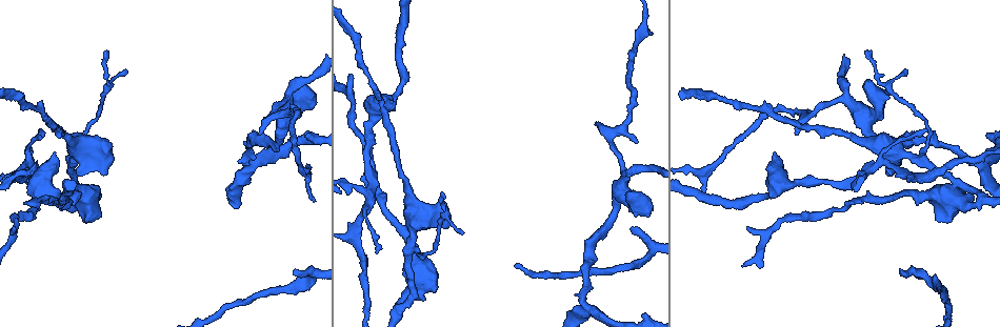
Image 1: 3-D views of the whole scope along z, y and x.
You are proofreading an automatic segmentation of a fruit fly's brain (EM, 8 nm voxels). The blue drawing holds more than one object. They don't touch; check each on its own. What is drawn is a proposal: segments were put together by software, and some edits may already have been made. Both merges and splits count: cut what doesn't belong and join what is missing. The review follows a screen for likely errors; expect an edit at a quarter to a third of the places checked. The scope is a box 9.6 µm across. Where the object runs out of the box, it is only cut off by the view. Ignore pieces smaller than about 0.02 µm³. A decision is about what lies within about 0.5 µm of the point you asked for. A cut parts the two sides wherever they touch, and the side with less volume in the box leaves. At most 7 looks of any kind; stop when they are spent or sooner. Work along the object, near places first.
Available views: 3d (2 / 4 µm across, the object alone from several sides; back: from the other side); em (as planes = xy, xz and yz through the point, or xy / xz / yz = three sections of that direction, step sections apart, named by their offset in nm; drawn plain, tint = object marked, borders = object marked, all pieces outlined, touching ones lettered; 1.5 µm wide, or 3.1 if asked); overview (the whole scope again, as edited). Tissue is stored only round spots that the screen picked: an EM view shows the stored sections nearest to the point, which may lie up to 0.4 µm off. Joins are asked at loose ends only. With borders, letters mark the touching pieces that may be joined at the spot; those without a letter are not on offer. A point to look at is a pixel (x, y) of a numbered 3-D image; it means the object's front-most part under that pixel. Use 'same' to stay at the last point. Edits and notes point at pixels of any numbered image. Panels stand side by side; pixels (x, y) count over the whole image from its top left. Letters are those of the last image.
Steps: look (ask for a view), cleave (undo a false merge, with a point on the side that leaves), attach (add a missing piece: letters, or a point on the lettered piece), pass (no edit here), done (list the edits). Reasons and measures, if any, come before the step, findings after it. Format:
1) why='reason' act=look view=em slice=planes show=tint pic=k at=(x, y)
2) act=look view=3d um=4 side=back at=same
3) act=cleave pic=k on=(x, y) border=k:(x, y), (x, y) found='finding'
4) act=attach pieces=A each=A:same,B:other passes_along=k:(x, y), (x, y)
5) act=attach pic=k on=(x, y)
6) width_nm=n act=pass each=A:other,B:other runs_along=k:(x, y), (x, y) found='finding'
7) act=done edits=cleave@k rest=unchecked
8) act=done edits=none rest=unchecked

why='thin end' act=look view=em slice=planes show=borders pic=1 at=(376, 253)

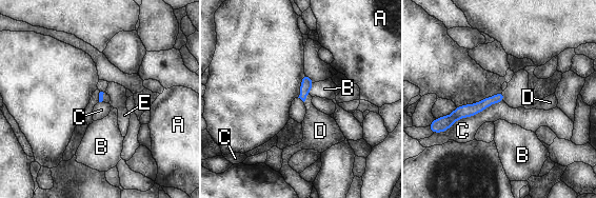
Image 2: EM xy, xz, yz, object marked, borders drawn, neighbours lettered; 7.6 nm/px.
longest_contact=C:550nm act=attach pieces=D each=A:other,B:other,C:other,D:same,E:other found='it goes on there'

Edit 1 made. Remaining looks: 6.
why='see it whole again' act=look view=overview

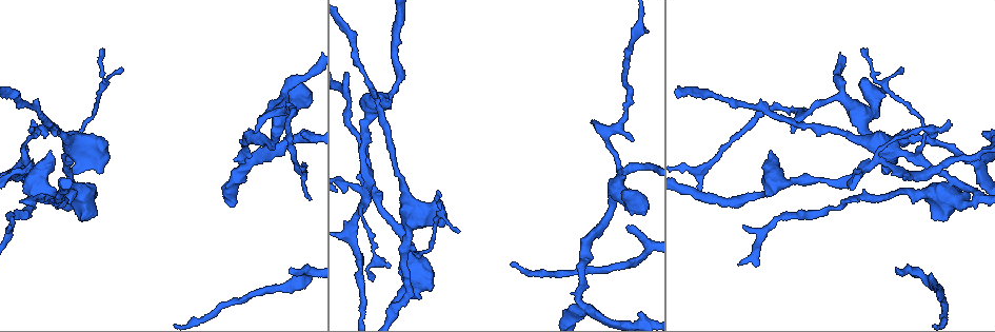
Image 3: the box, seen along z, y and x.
why='sudden change in width' act=look view=em slice=planes show=plain pic=3 at=(908, 193)

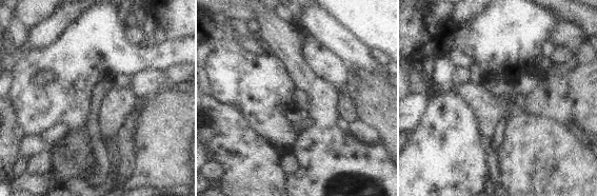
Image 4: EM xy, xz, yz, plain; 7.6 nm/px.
why='see the neighbours' act=look view=em slice=planes show=borders at=same

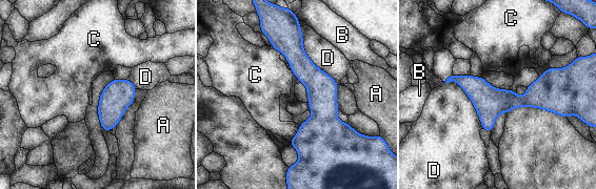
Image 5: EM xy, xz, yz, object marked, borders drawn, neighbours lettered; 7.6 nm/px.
width_nm=200 act=pass each=A:other,B:other,C:other,D:other found='all the same neuron'

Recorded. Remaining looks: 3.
why='branch stops here' act=look view=3d um=4 pic=3 at=(895, 268)

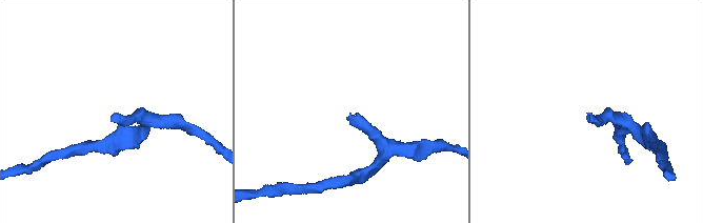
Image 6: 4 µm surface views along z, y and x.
why='need the tissue' act=look view=em slice=xz step=8 show=tint pic=6 at=(113, 114)

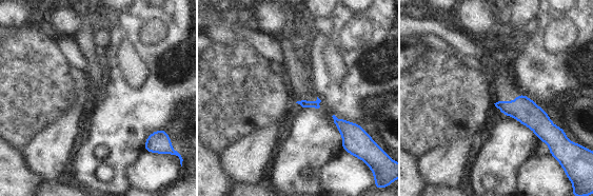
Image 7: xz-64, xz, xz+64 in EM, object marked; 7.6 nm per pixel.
why='cut it another way' act=look view=em slice=yz step=4 show=borders at=same

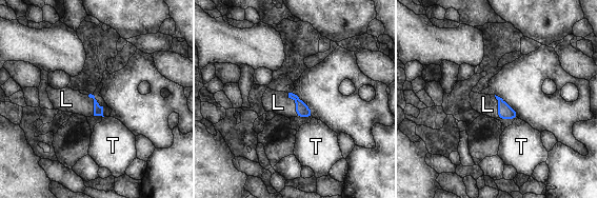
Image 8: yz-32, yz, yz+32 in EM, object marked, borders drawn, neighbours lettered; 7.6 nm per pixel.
act=attach pieces=L each=L:same,T:other passes_along=8:(302, 110), (296, 104), (278, 102) found='it goes on there'

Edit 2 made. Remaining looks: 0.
act=done edits=attach@2,attach@8 rest=unchecked

